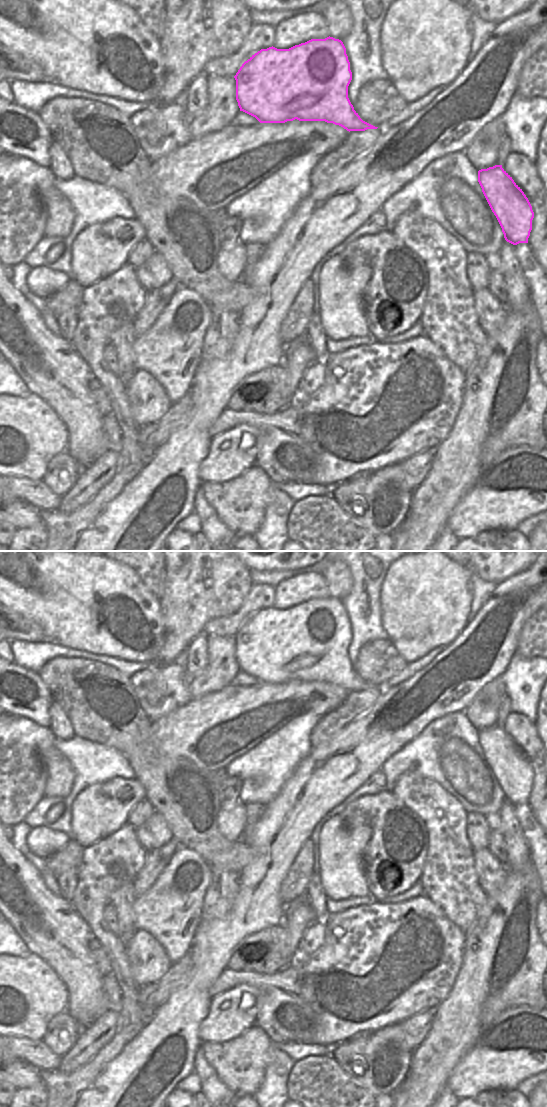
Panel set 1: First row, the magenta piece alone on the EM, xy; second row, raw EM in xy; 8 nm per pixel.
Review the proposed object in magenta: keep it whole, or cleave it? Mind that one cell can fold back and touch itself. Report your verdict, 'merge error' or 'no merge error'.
no merge error

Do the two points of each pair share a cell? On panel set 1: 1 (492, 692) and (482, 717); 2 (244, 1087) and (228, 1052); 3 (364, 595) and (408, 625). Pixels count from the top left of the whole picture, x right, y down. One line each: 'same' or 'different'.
1: same
2: same
3: different

